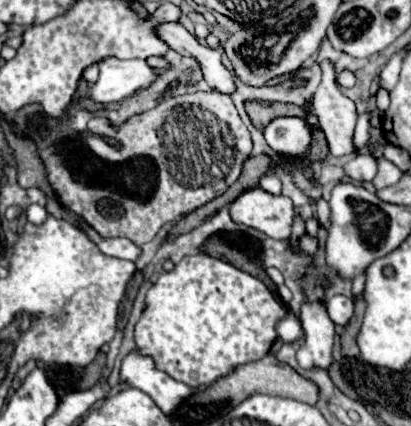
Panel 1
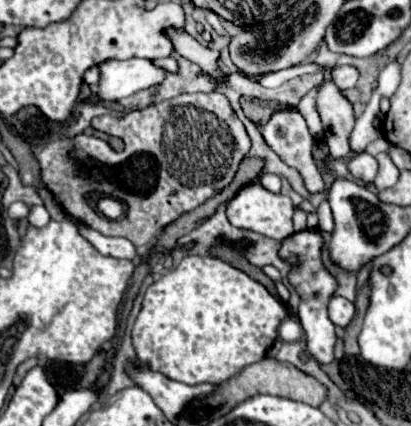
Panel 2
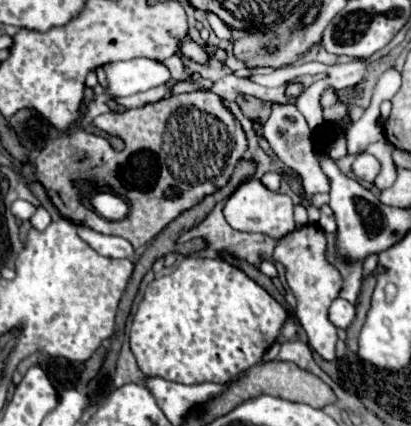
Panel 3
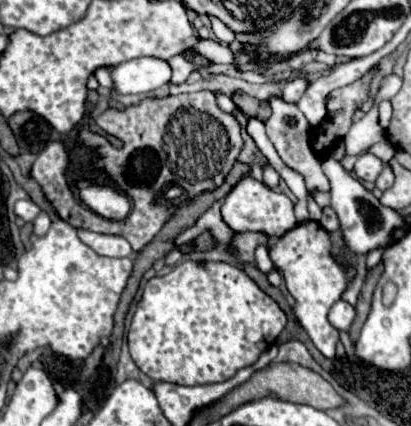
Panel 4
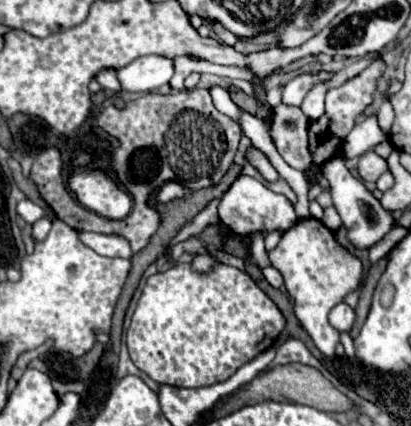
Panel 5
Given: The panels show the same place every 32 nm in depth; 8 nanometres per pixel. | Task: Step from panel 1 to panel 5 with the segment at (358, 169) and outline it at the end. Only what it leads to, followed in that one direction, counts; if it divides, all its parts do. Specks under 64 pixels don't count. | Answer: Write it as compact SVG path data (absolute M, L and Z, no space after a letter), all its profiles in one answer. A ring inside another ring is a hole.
M366 152L364 156L360 156L358 162L358 172L362 176L362 180L368 182L376 182L380 178L380 174L384 174L388 170L388 164L382 156L378 156L376 152Z

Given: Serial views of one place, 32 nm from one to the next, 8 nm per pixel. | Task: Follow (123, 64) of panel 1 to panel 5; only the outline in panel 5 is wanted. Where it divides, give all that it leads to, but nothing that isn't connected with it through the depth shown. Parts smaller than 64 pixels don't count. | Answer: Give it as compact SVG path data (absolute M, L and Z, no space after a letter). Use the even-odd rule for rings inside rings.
M142 56L140 60L134 60L128 64L128 68L122 68L116 72L118 80L122 82L122 92L152 92L158 90L160 86L166 86L170 78L174 76L174 60L166 56Z

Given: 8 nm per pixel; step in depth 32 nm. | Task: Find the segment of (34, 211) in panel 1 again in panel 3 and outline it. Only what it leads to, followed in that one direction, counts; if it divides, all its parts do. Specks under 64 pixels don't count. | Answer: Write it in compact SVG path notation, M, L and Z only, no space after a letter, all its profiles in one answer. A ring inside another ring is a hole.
M38 208L38 212L30 218L30 222L32 222L32 226L34 226L38 232L44 232L44 230L48 228L48 224L50 224L50 214L48 214L44 208Z

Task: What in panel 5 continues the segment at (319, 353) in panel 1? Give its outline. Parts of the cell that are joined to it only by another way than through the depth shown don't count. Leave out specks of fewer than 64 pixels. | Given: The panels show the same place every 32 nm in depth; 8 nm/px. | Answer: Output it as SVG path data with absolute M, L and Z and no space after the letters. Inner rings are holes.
M302 218L290 230L286 230L278 246L270 252L270 264L284 276L286 290L294 298L294 312L302 328L310 334L316 348L324 356L334 356L338 344L338 332L330 326L330 310L344 302L348 294L362 286L362 262L350 250L346 250L318 218Z

